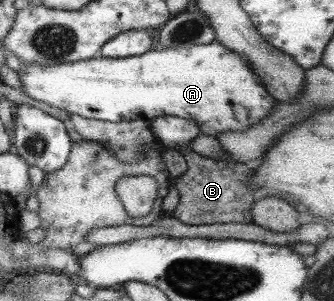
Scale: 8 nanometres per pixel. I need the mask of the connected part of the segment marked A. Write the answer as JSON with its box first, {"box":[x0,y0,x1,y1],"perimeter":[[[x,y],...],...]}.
{"box":[19,41,277,137],"perimeter":[[[216,41],[188,47],[148,50],[140,56],[128,58],[101,57],[50,66],[24,65],[20,68],[19,76],[20,90],[24,95],[32,100],[50,104],[54,108],[60,108],[67,114],[104,122],[149,122],[160,115],[176,116],[194,120],[202,135],[213,137],[226,130],[242,132],[244,128],[260,122],[277,102],[266,93],[259,77],[254,75],[254,71],[246,65],[245,60]]]}

